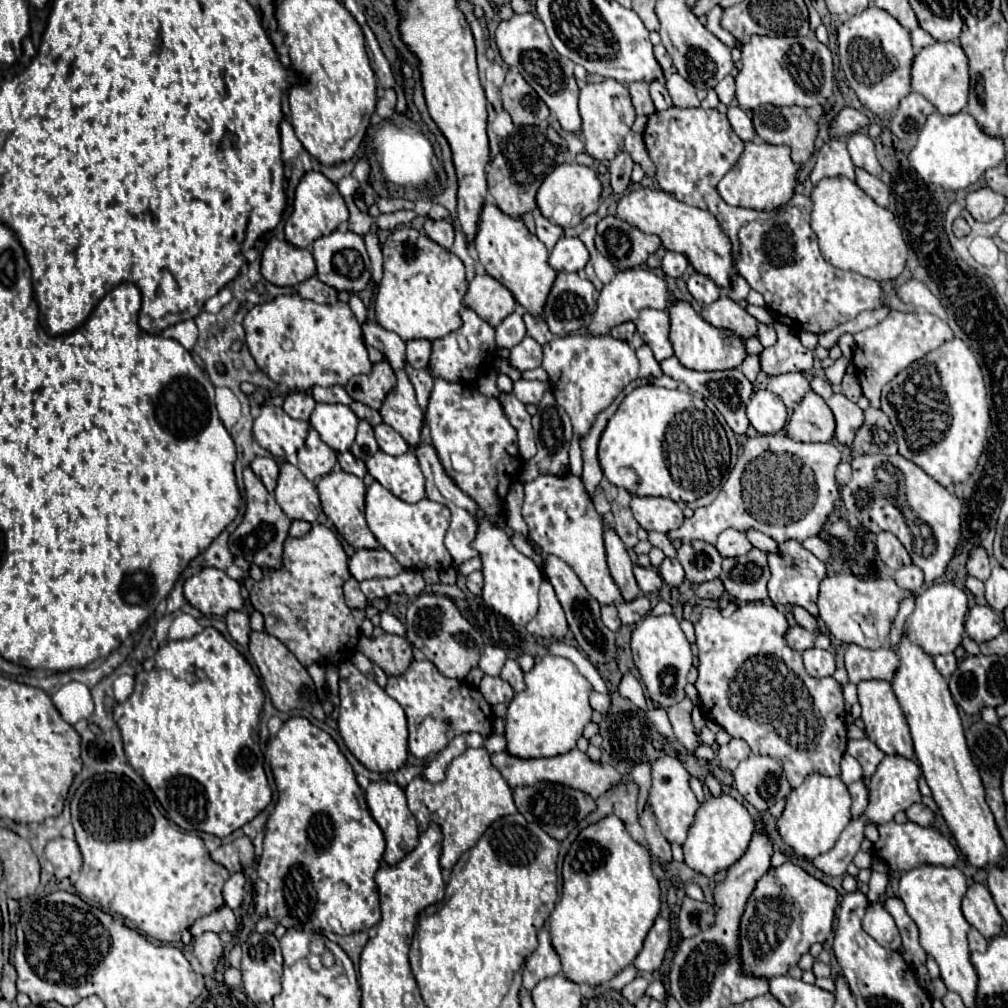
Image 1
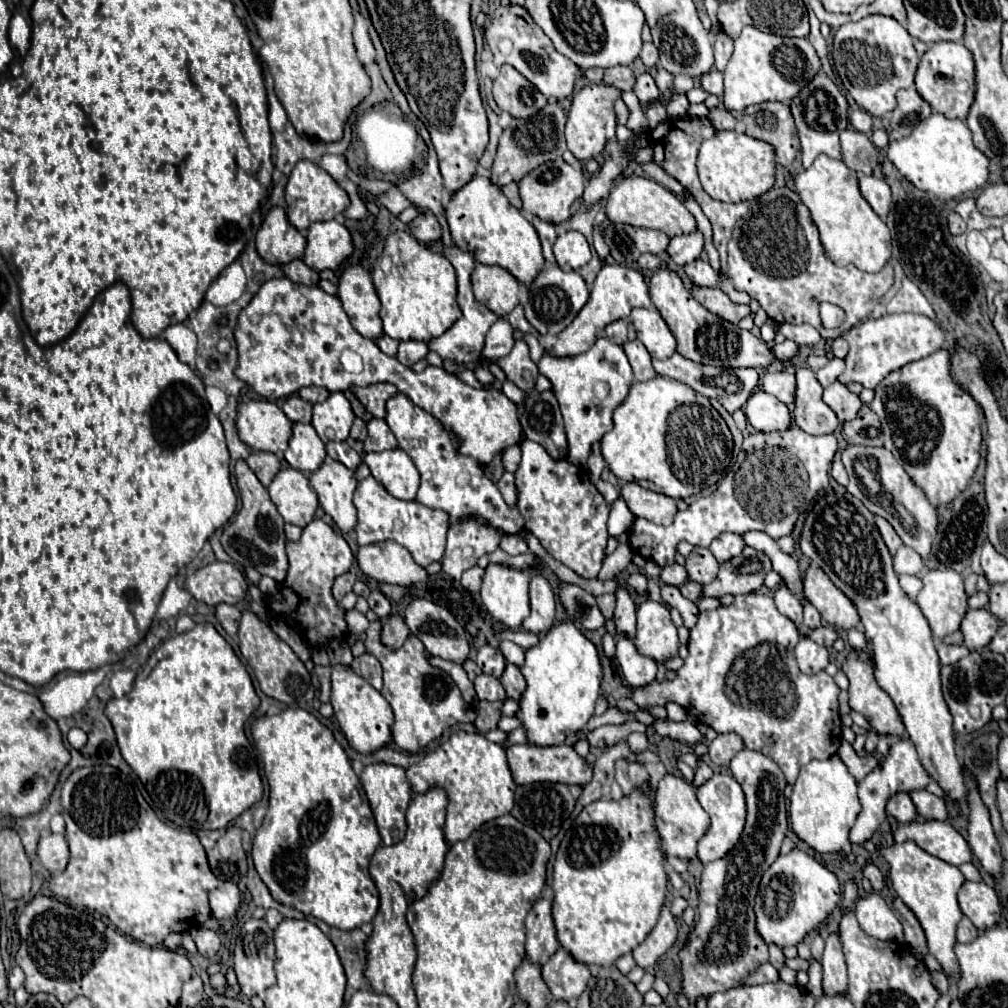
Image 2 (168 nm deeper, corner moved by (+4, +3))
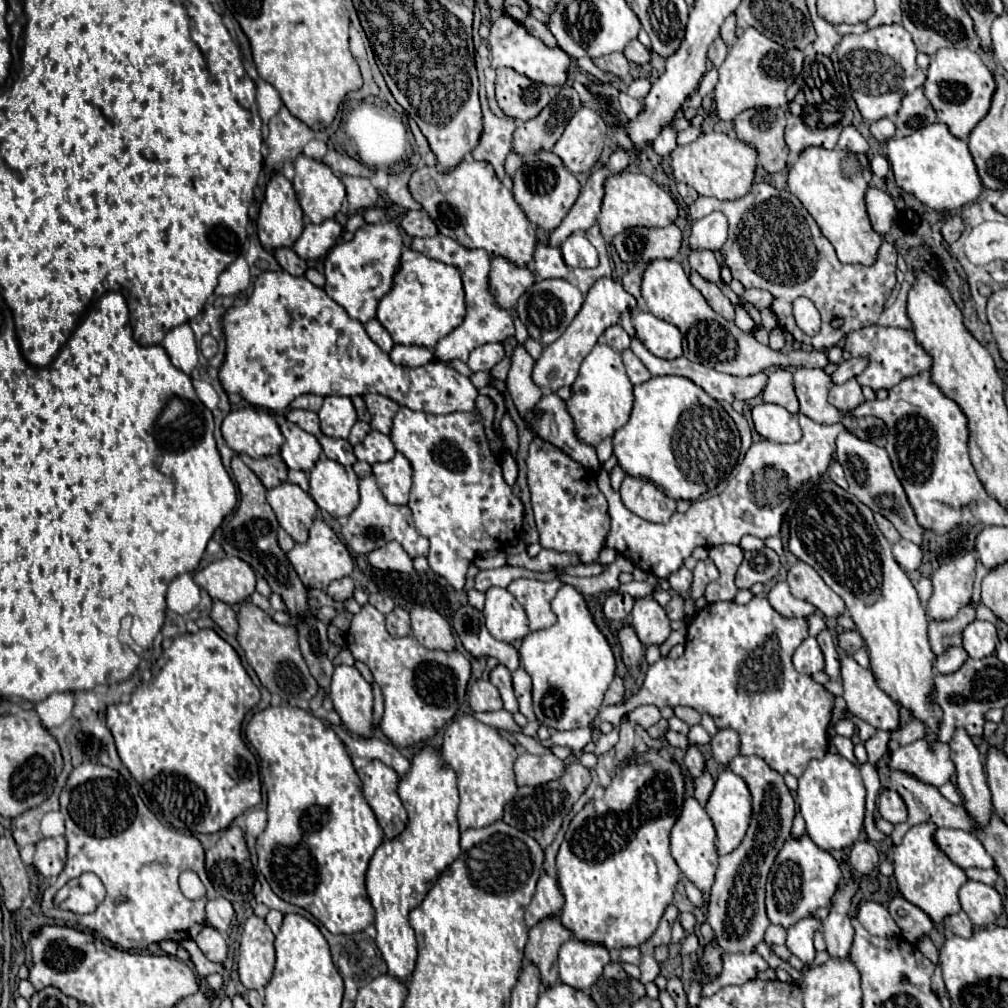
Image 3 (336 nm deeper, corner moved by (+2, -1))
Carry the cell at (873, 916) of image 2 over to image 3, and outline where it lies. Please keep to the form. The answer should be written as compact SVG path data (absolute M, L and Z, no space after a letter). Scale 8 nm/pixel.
M875 901L861 903L857 909L857 919L871 935L887 937L887 939L899 935L897 923L891 919L887 907L881 903L875 903Z

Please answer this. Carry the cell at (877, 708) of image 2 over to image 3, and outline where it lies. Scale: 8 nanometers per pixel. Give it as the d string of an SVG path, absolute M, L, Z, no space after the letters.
M851 655L841 657L841 679L845 687L843 699L853 715L875 729L895 731L899 727L897 703L877 687L873 673L863 669Z

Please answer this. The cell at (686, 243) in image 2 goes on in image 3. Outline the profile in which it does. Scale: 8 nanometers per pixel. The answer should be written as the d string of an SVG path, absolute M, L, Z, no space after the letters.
M715 211L691 225L689 233L689 249L707 247L709 251L719 251L719 247L727 239L727 219L723 213Z

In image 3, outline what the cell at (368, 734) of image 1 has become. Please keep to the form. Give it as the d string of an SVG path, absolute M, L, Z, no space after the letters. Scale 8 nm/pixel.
M335 667L329 695L343 725L351 733L359 737L373 737L375 723L371 685L361 677L361 673L355 667Z

